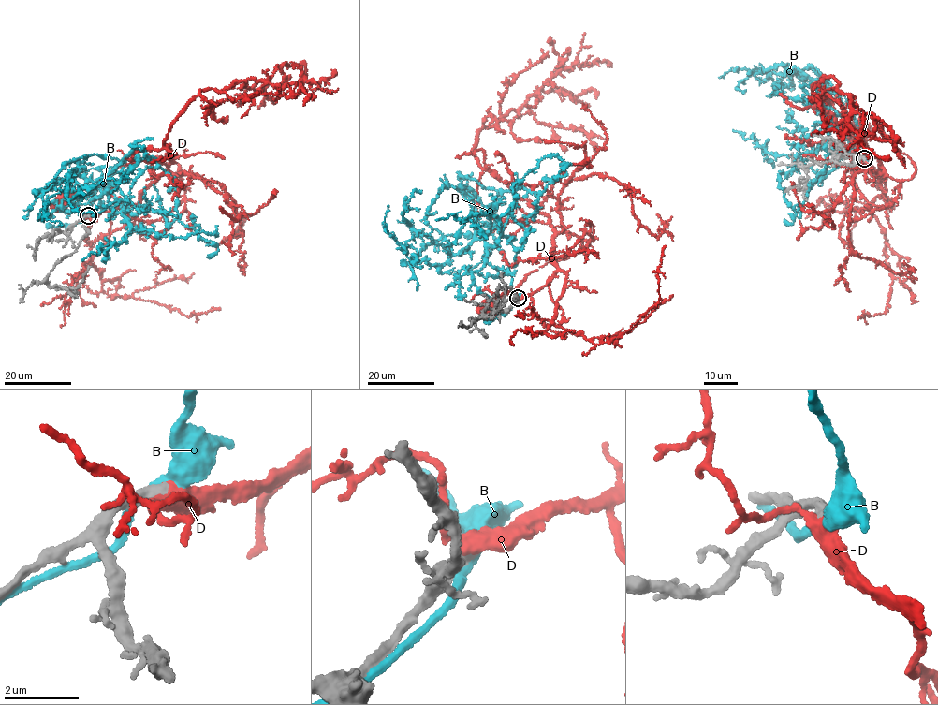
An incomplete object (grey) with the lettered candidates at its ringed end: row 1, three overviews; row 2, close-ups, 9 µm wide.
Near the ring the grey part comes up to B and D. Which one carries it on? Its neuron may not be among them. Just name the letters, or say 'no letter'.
D

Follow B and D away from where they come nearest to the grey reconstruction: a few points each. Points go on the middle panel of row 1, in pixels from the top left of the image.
B: (518, 300), (509, 263), (492, 233), (444, 237), (447, 248), (415, 231), (402, 246), (384, 225), (388, 205)
D: (518, 299), (548, 285), (555, 271), (549, 259), (555, 235), (571, 232), (582, 242), (526, 273), (489, 306)

